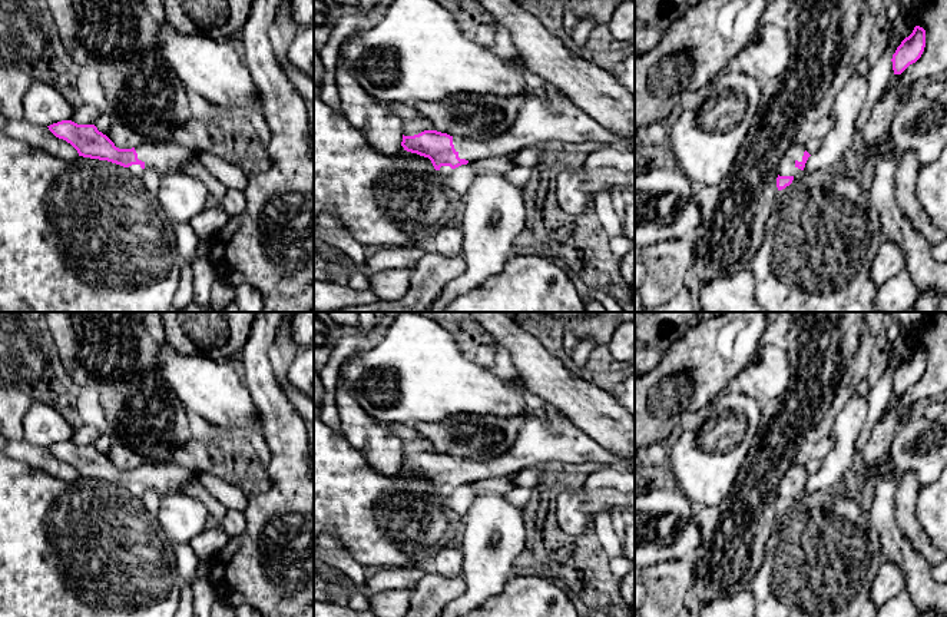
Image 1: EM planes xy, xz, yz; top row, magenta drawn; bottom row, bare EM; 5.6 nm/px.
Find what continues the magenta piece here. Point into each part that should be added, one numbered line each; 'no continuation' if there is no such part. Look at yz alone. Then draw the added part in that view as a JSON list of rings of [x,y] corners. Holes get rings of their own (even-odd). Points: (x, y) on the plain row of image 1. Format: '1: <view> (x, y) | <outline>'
1: yz (787, 487) | [[[792,464],[791,468],[784,474],[778,485],[779,497],[798,497],[801,490],[795,487],[795,482],[802,482],[805,468],[804,465]]]

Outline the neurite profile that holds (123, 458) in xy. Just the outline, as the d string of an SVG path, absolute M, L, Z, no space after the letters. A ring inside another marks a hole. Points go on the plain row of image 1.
M113 444L106 457L119 470L132 470L143 464L143 458L122 444Z

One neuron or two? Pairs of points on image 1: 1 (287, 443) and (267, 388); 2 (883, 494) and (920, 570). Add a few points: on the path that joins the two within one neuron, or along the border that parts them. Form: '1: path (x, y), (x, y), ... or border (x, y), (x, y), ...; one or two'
1: path (284, 430), (271, 401); one
2: path (883, 513), (886, 528), (903, 551); one

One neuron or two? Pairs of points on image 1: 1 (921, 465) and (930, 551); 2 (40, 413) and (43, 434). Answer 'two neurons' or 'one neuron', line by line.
1: two neurons
2: one neuron

